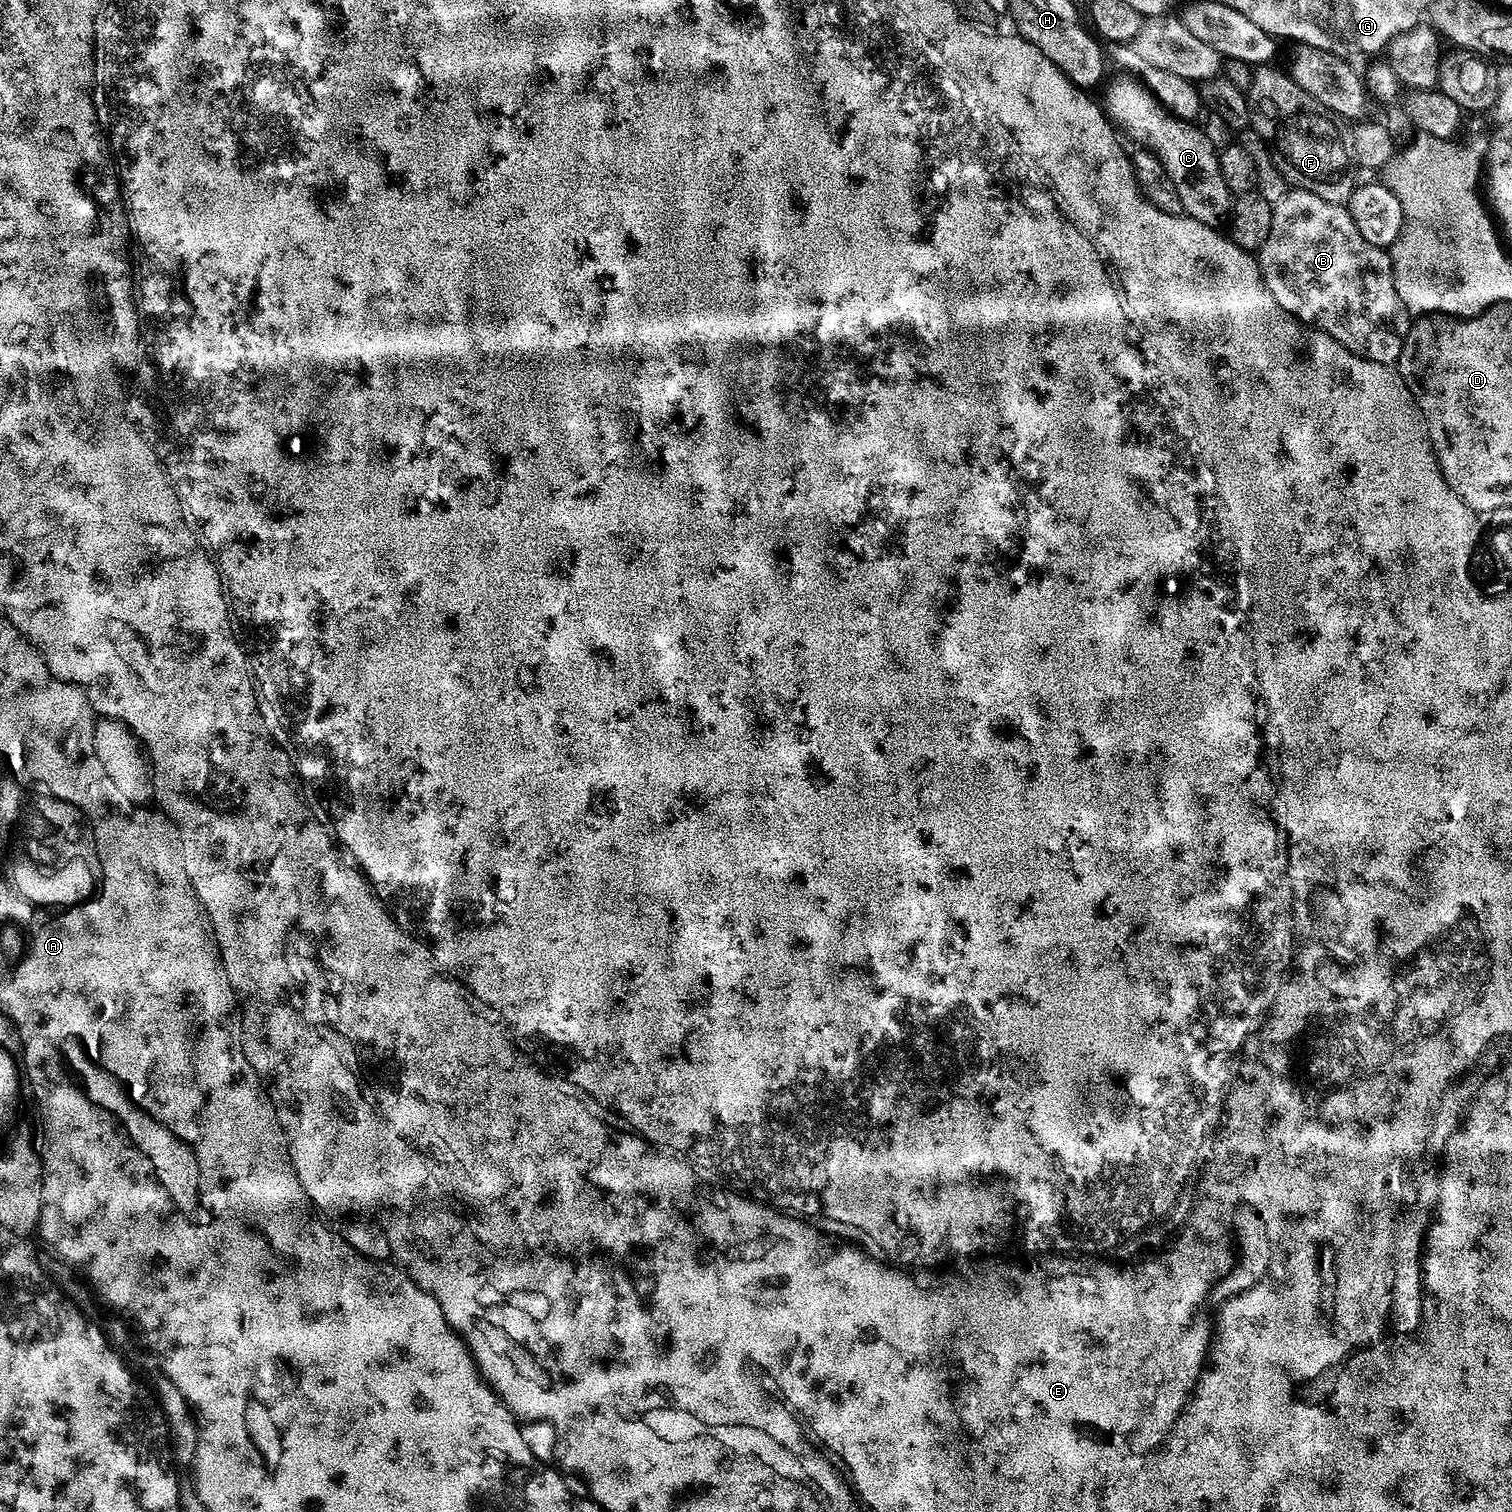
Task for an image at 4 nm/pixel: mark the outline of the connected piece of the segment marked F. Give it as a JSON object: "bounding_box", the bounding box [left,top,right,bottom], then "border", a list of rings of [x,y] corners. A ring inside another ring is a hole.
{"bounding_box":[1246,64,1354,205],"border":[[[1257,64],[1251,72],[1252,85],[1246,88],[1252,119],[1250,128],[1264,139],[1278,170],[1292,188],[1318,194],[1318,198],[1326,198],[1326,202],[1347,205],[1354,184],[1350,172],[1348,176],[1348,145],[1342,128],[1340,132],[1336,125],[1339,123],[1328,113],[1326,106],[1310,98],[1287,71],[1279,72],[1276,66]]]}

